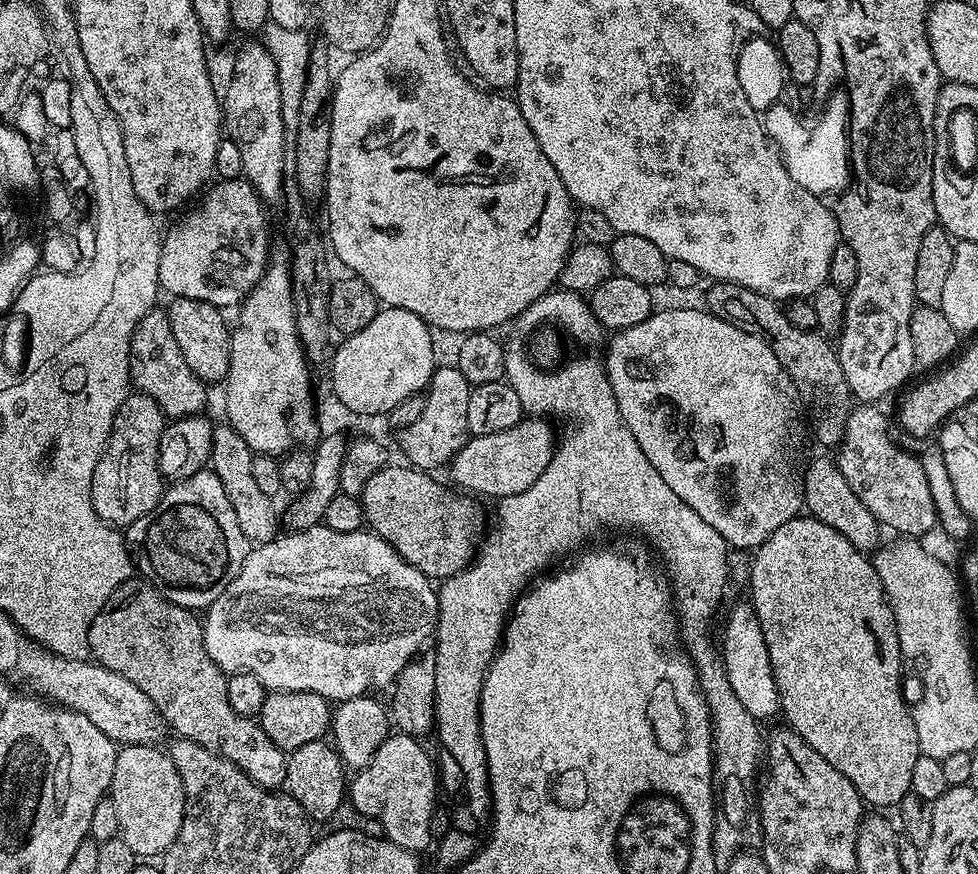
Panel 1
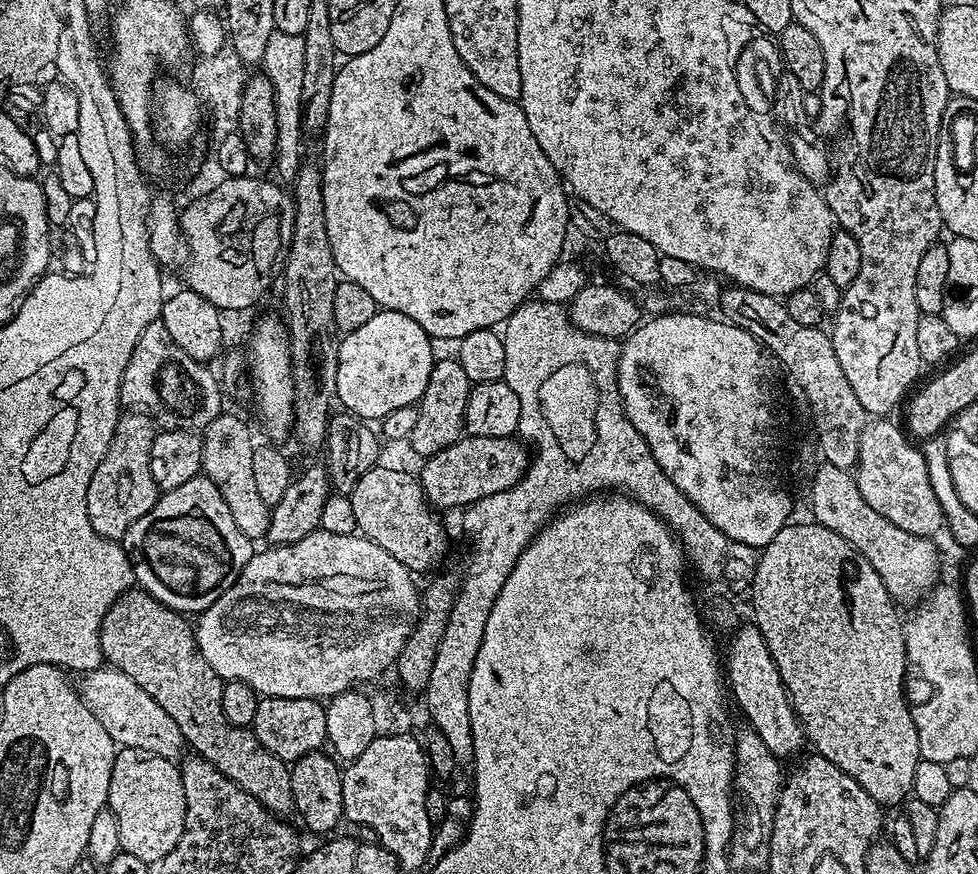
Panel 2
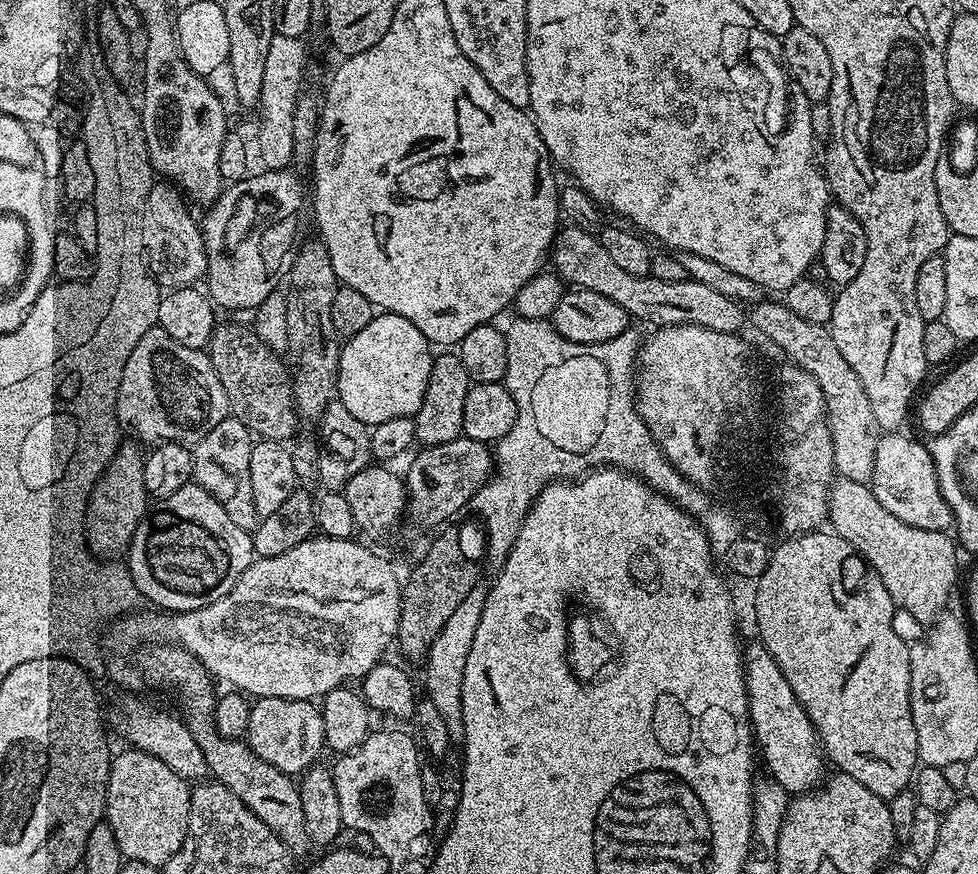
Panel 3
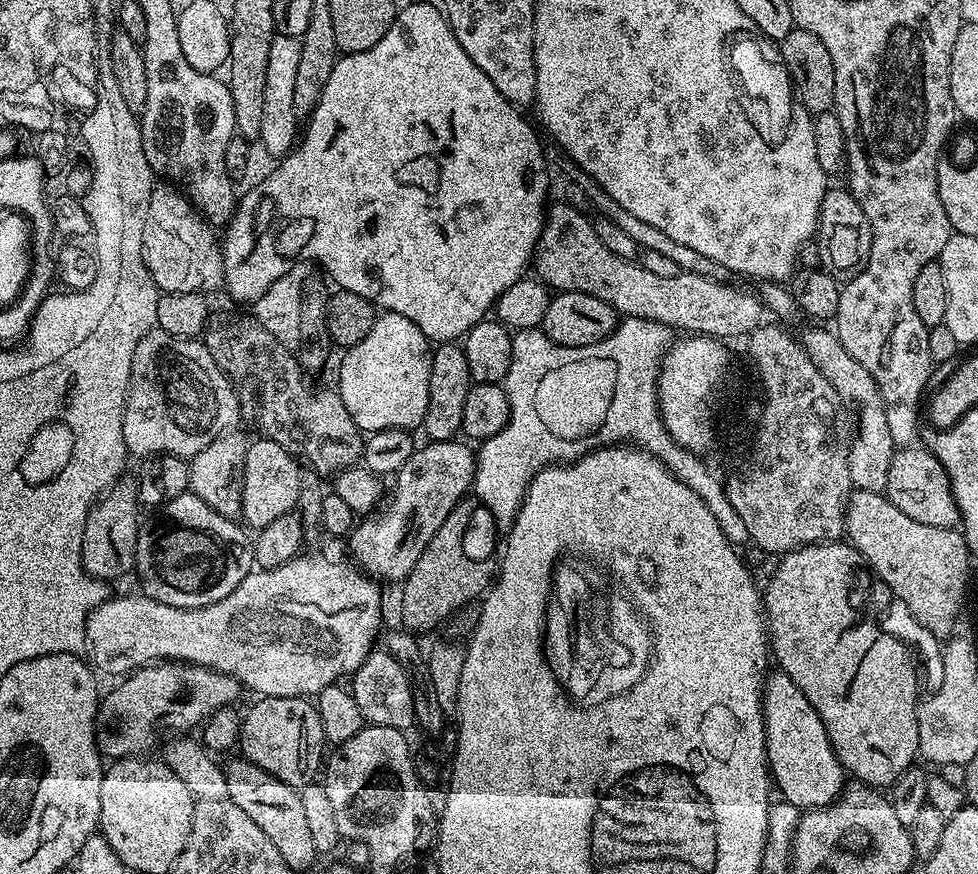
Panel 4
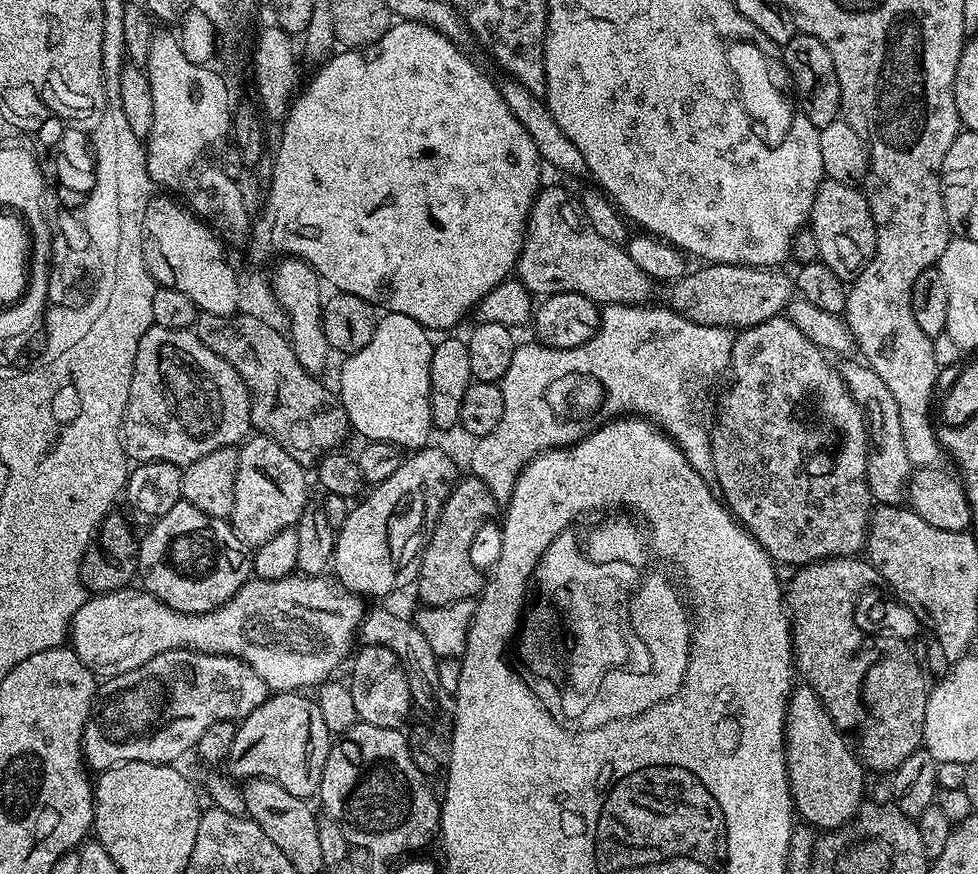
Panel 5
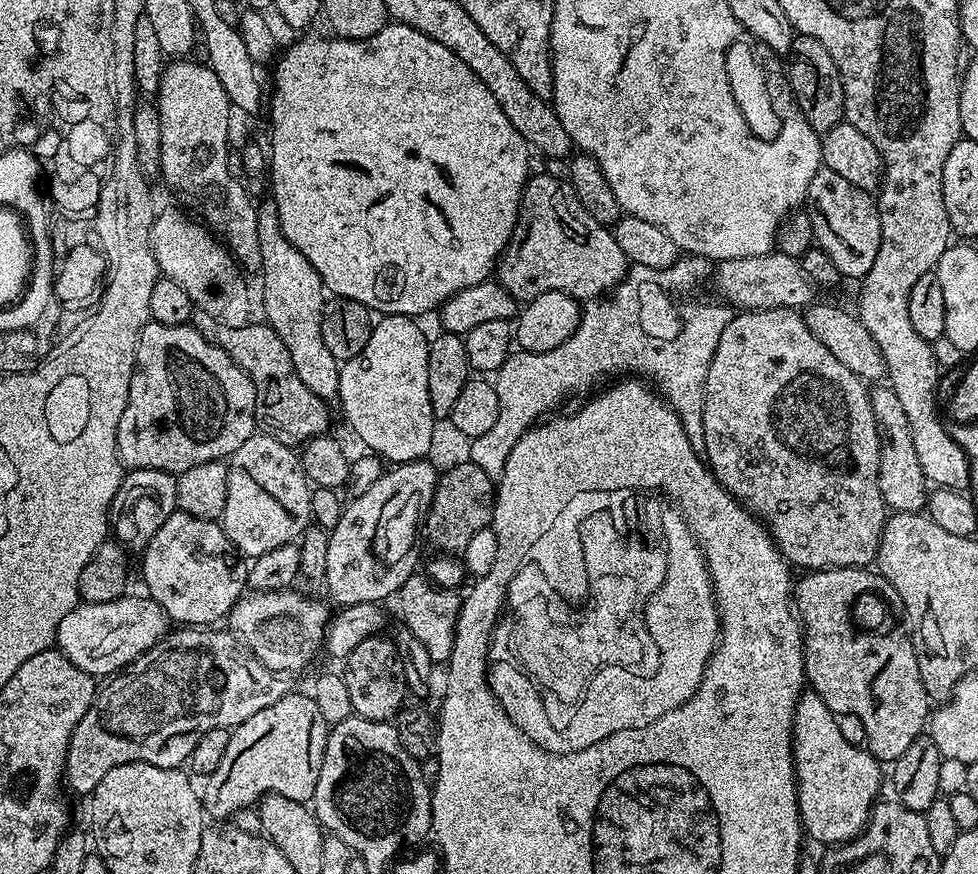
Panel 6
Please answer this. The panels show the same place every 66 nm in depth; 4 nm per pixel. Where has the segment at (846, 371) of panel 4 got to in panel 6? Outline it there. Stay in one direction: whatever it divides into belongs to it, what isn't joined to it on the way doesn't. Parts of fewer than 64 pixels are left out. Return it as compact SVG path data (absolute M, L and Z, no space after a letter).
M880 382L871 389L872 409L880 428L880 469L878 490L882 490L885 509L892 512L924 512L930 495L930 485L922 474L918 454L914 454L910 422L906 422L906 410L898 402L898 394L887 383Z

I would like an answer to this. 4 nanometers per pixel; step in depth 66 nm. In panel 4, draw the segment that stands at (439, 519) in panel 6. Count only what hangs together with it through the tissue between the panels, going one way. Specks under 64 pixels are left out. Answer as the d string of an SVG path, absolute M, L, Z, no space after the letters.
M472 498L462 499L455 504L449 517L430 538L413 570L401 583L400 616L407 631L421 634L436 627L464 604L476 597L479 599L491 587L498 571L497 561L493 557L470 560L462 545L462 536L477 505L477 501Z

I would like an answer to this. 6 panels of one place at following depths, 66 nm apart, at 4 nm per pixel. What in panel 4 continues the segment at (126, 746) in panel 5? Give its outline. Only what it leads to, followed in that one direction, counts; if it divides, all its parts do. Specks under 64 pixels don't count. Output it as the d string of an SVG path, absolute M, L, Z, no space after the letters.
M153 662L143 668L137 668L131 674L125 675L119 681L120 684L113 692L105 691L100 701L100 707L96 709L96 746L100 749L100 755L104 758L140 758L148 752L156 743L161 743L160 735L163 732L172 732L168 734L188 734L191 728L199 729L204 721L208 719L210 714L214 714L219 708L227 708L235 705L236 699L239 698L240 692L242 693L242 685L239 680L233 676L228 676L225 672L219 672L214 668L207 668L201 664L185 664L183 662Z

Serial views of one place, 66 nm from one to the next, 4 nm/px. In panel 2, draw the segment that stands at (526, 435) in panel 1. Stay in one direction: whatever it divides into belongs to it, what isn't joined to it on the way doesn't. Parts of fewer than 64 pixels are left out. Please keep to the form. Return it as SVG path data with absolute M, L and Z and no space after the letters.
M465 434L446 446L446 450L438 450L438 454L427 457L420 465L418 479L425 498L433 508L463 510L482 498L490 498L502 490L510 490L524 477L529 463L529 449L519 439L510 436L478 438Z

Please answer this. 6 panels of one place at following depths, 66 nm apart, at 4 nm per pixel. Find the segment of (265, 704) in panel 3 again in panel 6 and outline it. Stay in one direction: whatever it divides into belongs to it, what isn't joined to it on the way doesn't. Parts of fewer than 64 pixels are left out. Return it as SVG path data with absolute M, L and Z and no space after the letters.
M296 690L289 691L287 696L274 702L274 706L266 706L266 710L258 710L254 718L246 718L246 722L231 729L226 742L226 754L218 765L218 770L214 770L214 774L206 777L205 784L208 785L202 788L205 813L213 821L224 822L239 808L255 805L261 796L267 796L270 792L282 794L282 798L291 800L311 801L316 794L318 774L322 770L329 731L330 725L322 718L318 706L314 706L311 695L299 696Z

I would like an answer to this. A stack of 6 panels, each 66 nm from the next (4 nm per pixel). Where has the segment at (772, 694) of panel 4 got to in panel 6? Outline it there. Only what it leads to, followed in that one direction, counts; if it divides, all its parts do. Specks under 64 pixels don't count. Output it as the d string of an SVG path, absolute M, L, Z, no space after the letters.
M805 690L800 693L796 709L794 710L794 722L792 723L792 765L796 771L796 797L798 798L798 810L800 811L800 826L812 840L817 840L823 846L835 846L847 844L856 839L868 825L868 816L872 813L873 804L877 803L880 792L880 768L881 761L877 760L867 747L851 744L844 737L840 729L841 721L837 713L822 702L817 692Z

